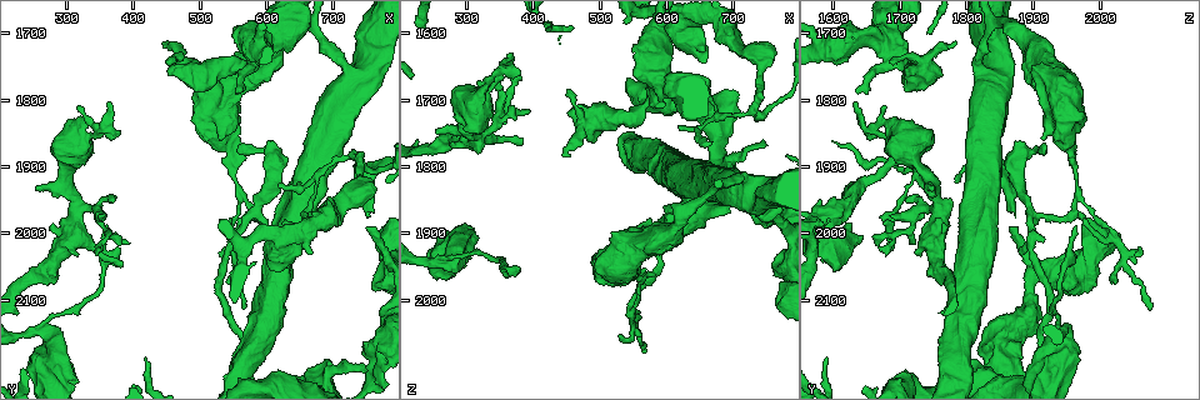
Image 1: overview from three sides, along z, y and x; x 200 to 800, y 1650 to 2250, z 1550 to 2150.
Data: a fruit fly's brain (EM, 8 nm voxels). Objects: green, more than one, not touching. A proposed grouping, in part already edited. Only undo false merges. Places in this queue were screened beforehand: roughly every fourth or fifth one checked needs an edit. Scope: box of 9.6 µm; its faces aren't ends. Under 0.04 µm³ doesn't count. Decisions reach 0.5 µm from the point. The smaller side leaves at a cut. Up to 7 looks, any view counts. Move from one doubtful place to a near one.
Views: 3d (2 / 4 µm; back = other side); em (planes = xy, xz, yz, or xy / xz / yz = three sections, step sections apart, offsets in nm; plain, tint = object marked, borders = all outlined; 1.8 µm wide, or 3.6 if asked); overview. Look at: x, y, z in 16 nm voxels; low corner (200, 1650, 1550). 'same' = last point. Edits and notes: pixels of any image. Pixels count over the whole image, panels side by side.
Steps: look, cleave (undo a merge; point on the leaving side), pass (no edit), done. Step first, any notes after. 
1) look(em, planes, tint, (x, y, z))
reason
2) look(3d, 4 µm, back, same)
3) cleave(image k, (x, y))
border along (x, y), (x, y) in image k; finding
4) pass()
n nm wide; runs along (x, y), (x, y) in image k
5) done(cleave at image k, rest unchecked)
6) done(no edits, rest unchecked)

look(3d, 4 µm, back, (720, 1760, 1820))
thick turns thin

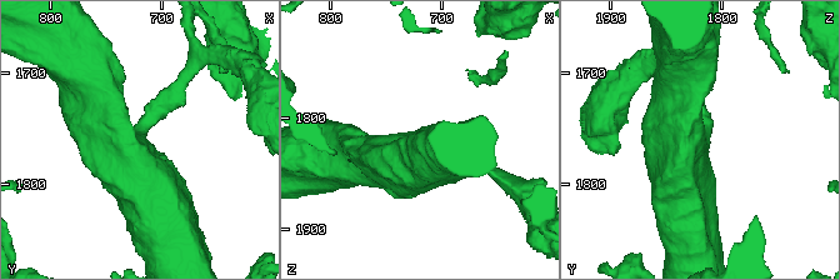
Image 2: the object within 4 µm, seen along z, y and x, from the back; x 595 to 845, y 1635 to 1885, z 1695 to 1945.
look(em, 3.6 µm, xz, step 4, tint, same)

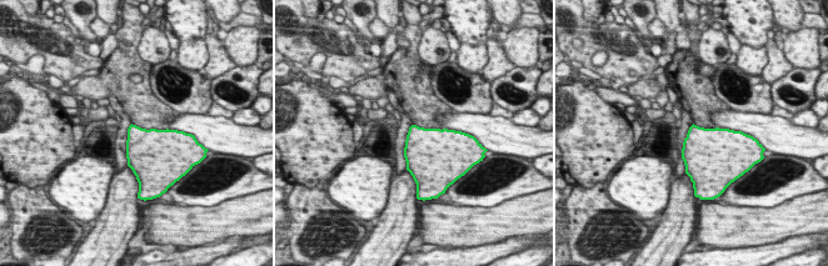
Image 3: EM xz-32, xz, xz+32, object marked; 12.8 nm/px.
look(em, 3.6 µm, planes, tint, same)
cut it another way

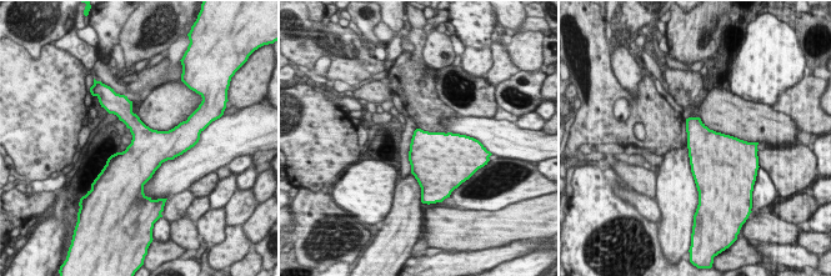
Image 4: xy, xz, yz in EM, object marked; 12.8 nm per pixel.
pass()
one neuron here

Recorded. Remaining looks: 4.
look(em, planes, tint, (735, 1890, 1710))
sharp bend

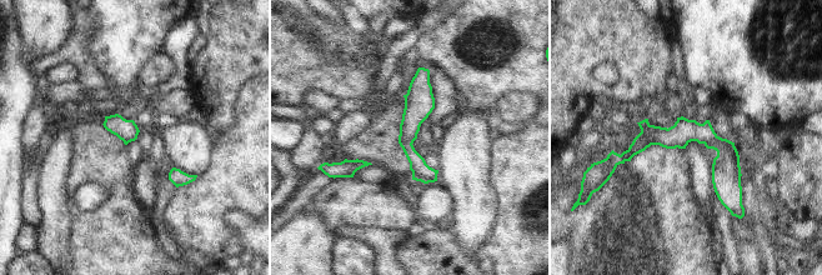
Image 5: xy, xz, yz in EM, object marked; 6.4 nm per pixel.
pass()
140 nm wide; runs along (618, 160), (647, 136), (706, 135), (738, 194) in image 5; all the same neuron

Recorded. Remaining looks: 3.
look(3d, 2 µm, (750, 1910, 1870))
arms part here

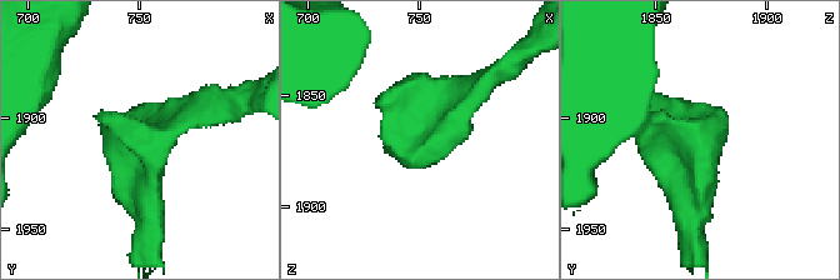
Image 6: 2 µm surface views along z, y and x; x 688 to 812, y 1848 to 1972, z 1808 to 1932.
look(em, 3.6 µm, planes, plain, (753, 1909, 1867))

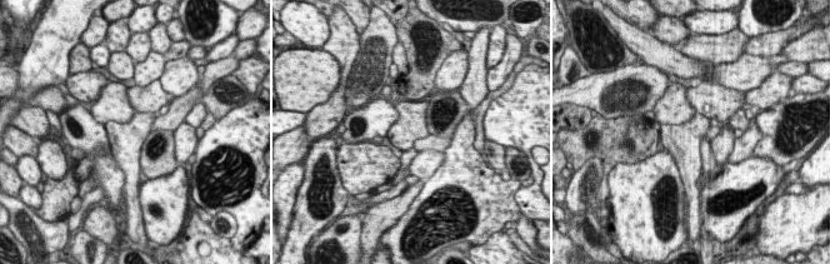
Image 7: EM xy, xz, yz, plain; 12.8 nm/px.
look(em, 3.6 µm, planes, tint, same)
where the object lies

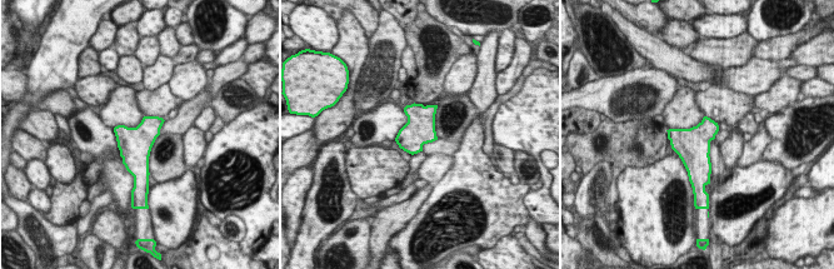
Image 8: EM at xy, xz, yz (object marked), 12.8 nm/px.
pass()
continuous, no second neuron

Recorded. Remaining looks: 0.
done(no edits, rest unchecked)

